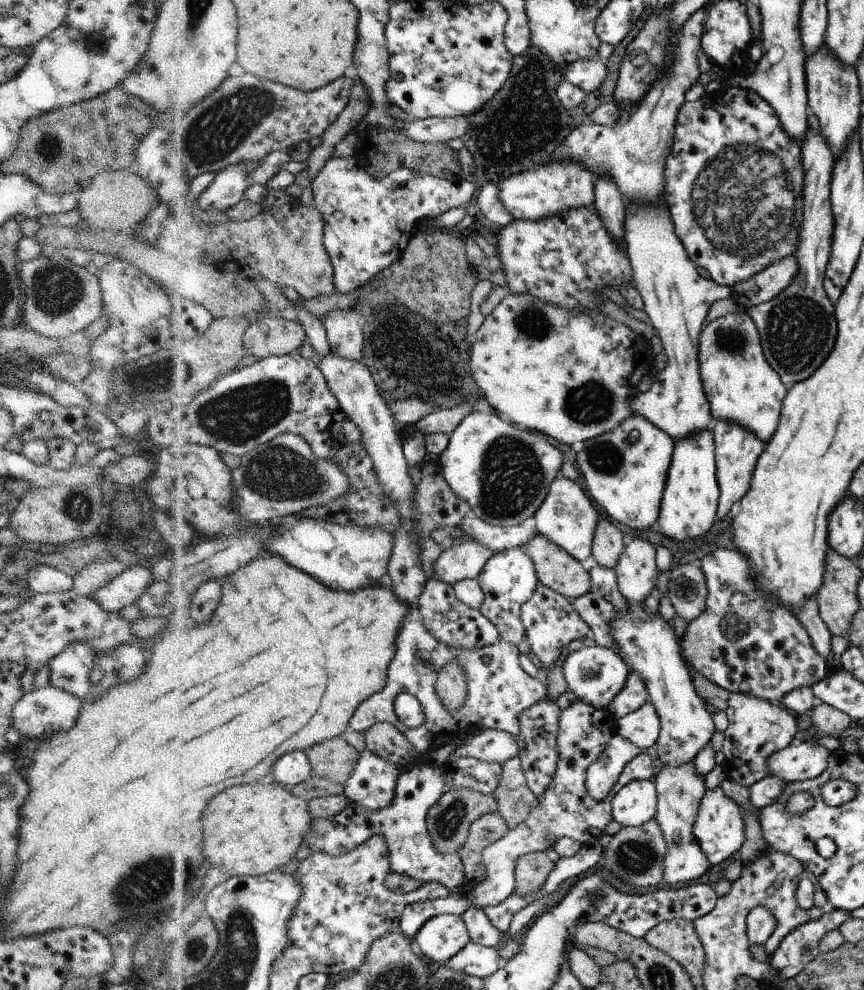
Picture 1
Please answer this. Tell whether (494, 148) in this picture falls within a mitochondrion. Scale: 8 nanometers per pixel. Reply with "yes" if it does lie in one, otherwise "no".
yes

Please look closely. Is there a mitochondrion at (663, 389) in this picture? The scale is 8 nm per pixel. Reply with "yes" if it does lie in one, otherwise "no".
no

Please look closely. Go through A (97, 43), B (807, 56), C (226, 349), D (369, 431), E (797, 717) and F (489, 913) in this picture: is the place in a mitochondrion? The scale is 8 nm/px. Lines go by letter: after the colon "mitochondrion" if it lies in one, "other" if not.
A: other
B: other
C: other
D: other
E: other
F: other

